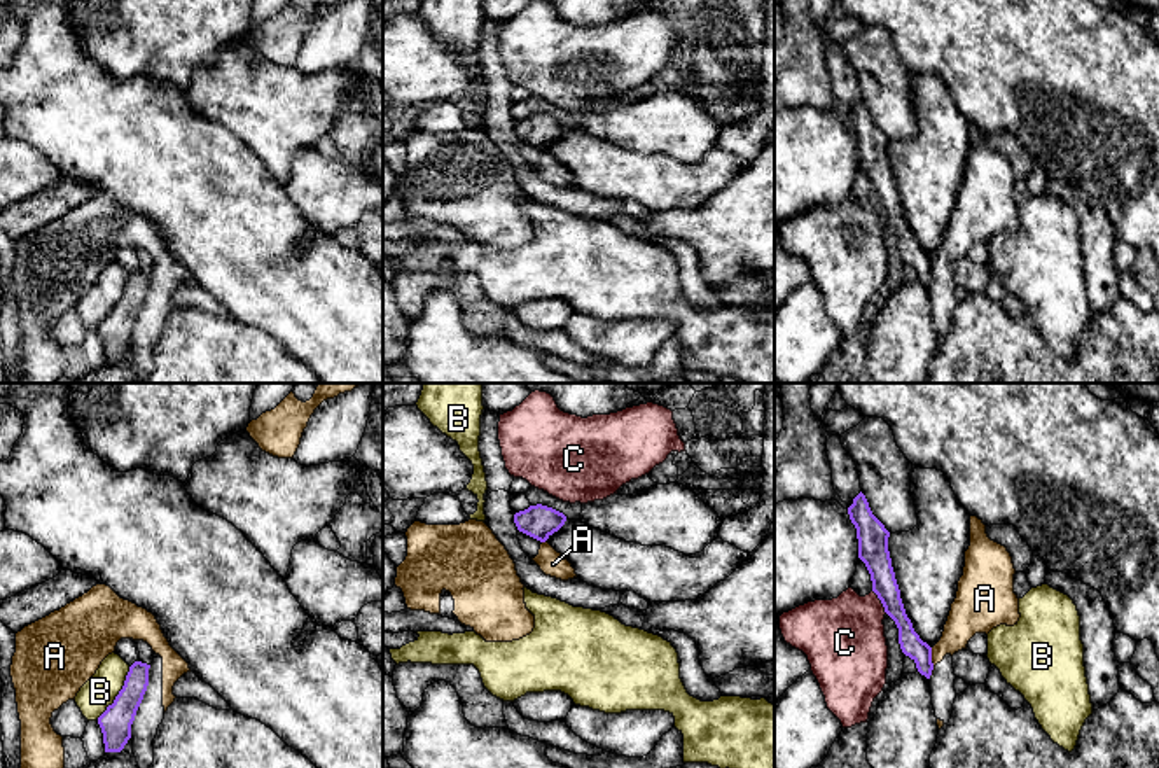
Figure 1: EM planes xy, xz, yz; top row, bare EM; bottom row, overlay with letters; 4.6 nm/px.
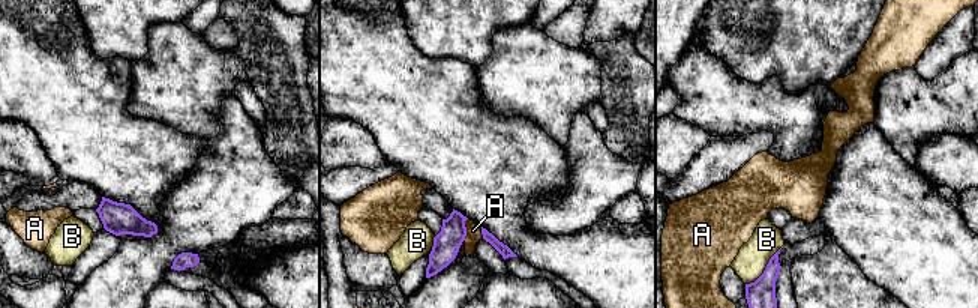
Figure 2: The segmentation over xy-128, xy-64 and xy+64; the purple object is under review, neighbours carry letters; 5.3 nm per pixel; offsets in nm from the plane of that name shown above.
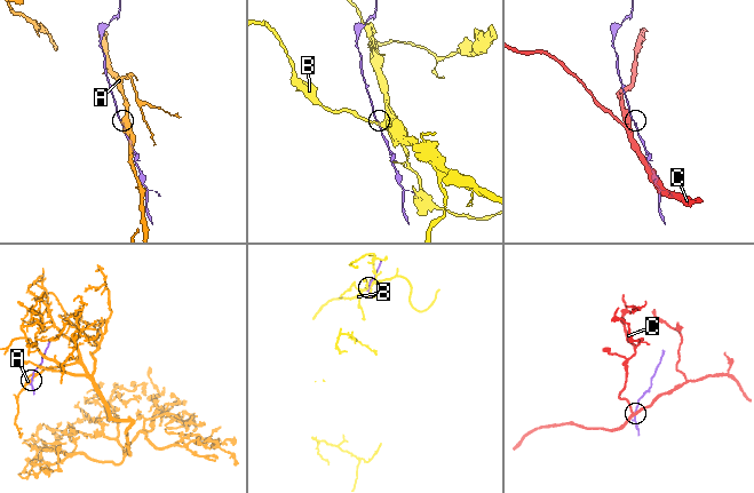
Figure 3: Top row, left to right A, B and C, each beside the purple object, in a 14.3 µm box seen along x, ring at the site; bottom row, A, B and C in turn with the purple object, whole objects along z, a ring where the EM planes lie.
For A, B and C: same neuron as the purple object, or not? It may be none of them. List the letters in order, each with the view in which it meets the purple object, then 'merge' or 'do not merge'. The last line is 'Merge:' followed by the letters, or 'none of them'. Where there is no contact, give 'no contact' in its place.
A: yz | do not merge
B: xy | do not merge
C: yz | do not merge
Merge: none of them

